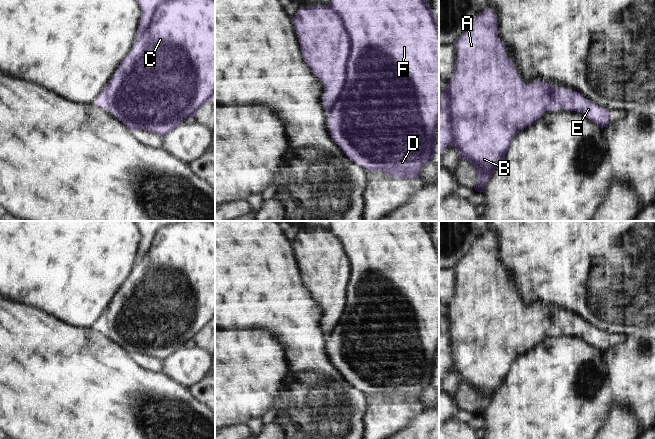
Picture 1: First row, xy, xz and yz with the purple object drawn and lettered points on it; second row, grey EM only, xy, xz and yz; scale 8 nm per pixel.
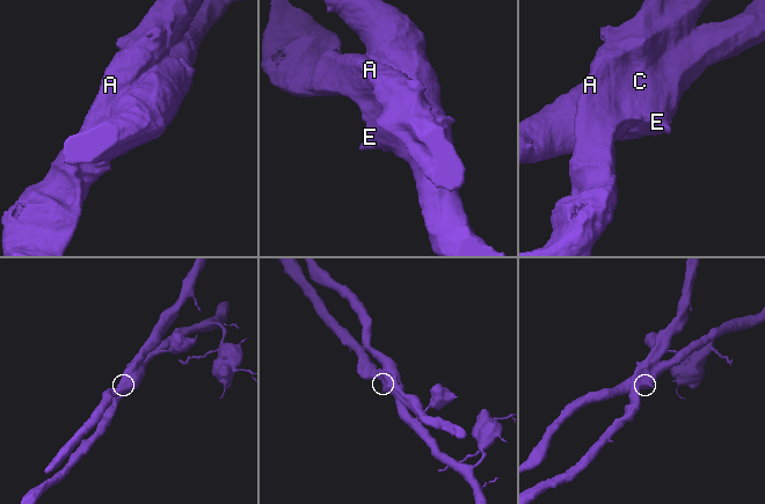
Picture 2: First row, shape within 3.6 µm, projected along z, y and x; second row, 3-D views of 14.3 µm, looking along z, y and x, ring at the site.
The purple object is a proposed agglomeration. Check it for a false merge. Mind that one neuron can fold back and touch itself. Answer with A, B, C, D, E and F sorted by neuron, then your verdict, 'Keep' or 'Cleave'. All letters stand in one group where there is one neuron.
Groups: A B / C D E F. Cleave.

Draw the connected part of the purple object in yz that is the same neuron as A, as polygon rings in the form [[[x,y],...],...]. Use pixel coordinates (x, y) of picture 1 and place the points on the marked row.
[[[489,7],[476,15],[474,22],[456,41],[457,59],[451,79],[448,81],[450,115],[449,123],[453,145],[460,157],[467,160],[476,170],[477,192],[484,192],[485,185],[495,169],[504,161],[511,139],[526,126],[543,116],[545,111],[561,108],[561,100],[552,84],[541,80],[526,84],[519,77],[513,61],[508,57],[505,44],[497,33],[497,17]]]

